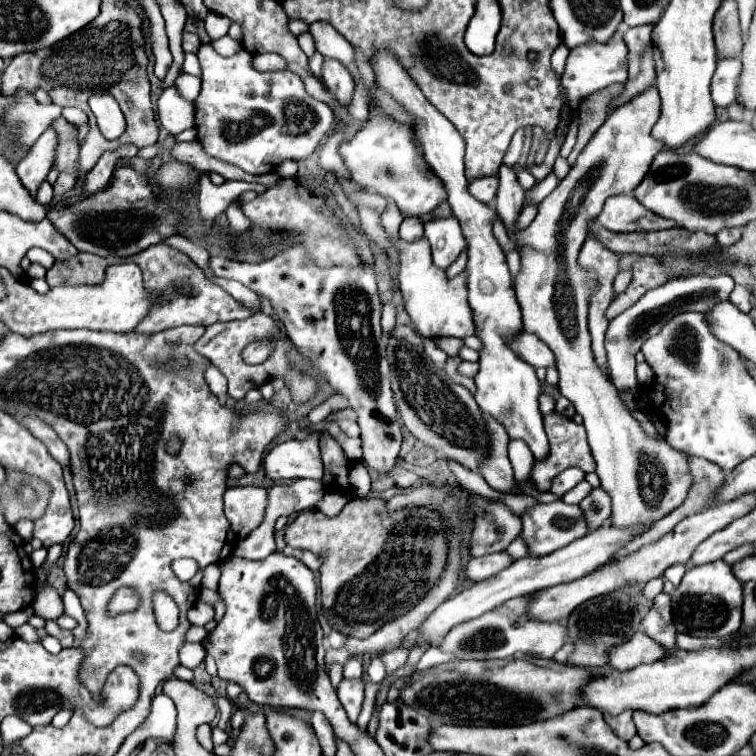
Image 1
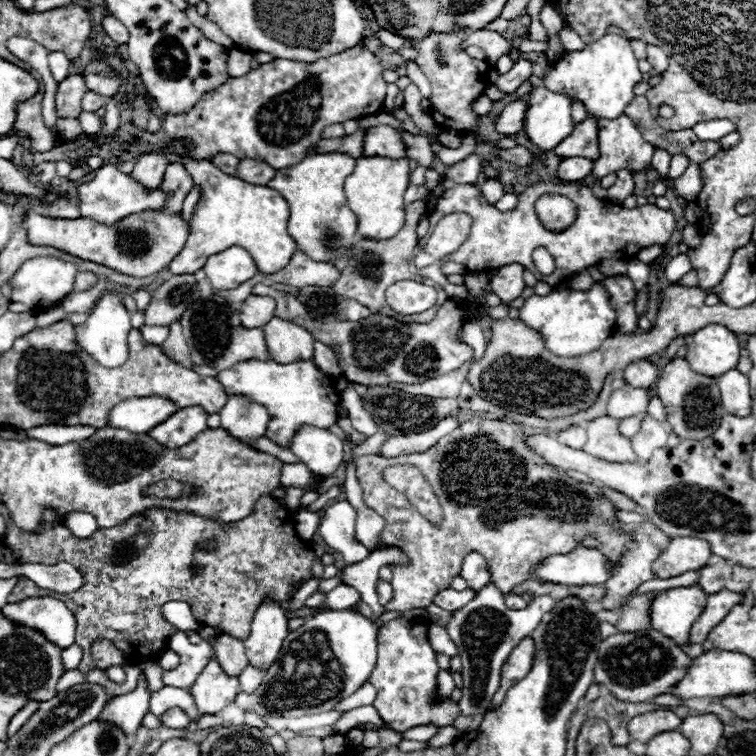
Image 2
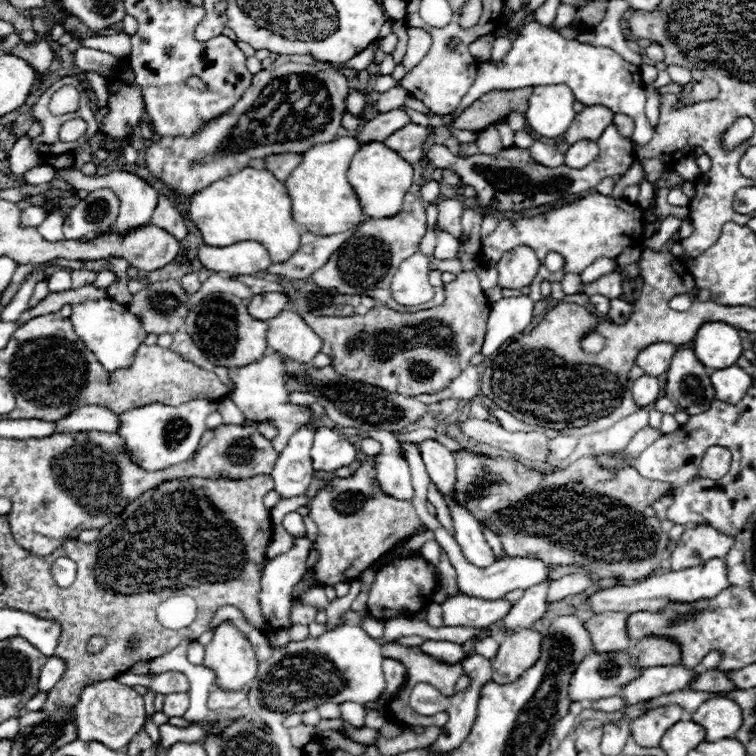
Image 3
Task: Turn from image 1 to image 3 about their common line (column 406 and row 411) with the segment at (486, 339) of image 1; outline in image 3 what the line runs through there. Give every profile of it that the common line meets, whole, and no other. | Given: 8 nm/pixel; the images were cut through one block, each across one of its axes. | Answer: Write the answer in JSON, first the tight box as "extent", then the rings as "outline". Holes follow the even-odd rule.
{"extent":[56,406,120,434],"outline":[[[84,406],[80,410],[76,408],[76,412],[66,416],[64,420],[58,420],[56,424],[58,424],[60,432],[66,432],[66,434],[90,432],[90,430],[118,432],[120,416],[104,406]]]}

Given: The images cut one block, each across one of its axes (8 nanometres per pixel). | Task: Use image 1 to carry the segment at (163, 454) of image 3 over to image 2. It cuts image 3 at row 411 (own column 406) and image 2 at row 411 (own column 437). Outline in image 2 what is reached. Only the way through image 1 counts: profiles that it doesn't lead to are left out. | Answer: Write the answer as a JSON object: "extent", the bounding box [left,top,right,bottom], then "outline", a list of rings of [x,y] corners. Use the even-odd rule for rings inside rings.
{"extent":[148,406,208,448],"outline":[[[188,406],[174,412],[162,424],[154,426],[148,436],[166,448],[180,448],[190,444],[200,432],[204,432],[208,420],[208,412],[202,406]]]}

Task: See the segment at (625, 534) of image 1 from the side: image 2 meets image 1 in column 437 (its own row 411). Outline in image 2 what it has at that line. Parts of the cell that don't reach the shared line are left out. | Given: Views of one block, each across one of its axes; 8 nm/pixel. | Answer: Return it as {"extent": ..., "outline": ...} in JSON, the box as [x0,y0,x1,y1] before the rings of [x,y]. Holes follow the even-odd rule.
{"extent":[608,384,650,420],"outline":[[[628,384],[614,390],[608,400],[608,416],[624,420],[636,414],[644,414],[650,402],[650,394],[644,388],[630,388]]]}

